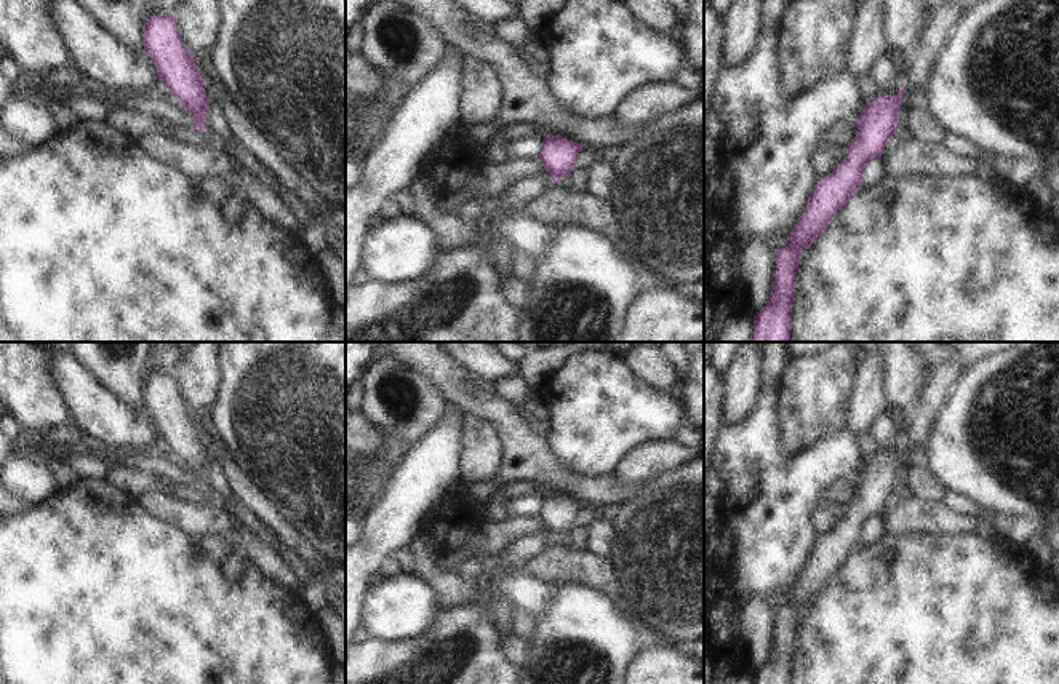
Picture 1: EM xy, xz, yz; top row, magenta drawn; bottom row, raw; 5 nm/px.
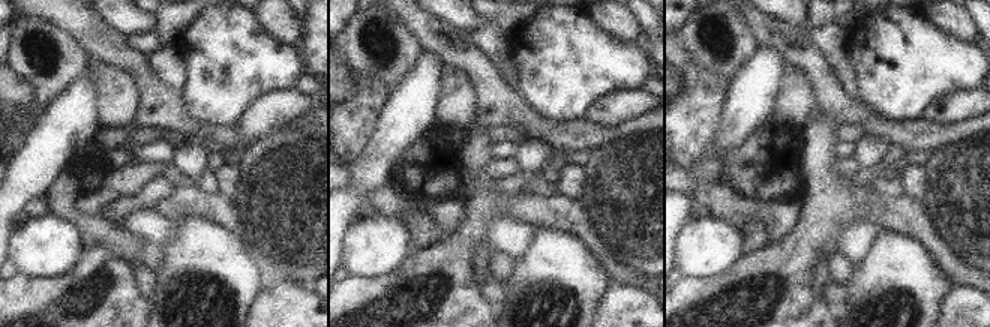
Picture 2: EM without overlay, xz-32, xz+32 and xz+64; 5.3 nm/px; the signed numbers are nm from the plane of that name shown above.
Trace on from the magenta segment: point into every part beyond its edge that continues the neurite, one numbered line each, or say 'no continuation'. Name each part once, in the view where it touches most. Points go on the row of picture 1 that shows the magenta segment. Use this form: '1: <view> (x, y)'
no continuation

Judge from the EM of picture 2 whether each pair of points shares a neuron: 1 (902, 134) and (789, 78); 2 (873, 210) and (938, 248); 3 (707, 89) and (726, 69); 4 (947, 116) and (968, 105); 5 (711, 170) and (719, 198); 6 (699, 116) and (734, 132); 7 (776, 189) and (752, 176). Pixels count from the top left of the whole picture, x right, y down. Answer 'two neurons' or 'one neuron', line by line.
1: two neurons
2: one neuron
3: two neurons
4: one neuron
5: two neurons
6: two neurons
7: one neuron

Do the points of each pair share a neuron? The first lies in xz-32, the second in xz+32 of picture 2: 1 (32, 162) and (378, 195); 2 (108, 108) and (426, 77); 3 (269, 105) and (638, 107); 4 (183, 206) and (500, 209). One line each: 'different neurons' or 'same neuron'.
1: different neurons
2: different neurons
3: same neuron
4: different neurons

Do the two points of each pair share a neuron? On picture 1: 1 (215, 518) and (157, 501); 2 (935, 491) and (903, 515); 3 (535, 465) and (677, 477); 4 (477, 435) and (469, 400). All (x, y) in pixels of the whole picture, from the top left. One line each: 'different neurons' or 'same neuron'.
1: same neuron
2: different neurons
3: same neuron
4: different neurons

